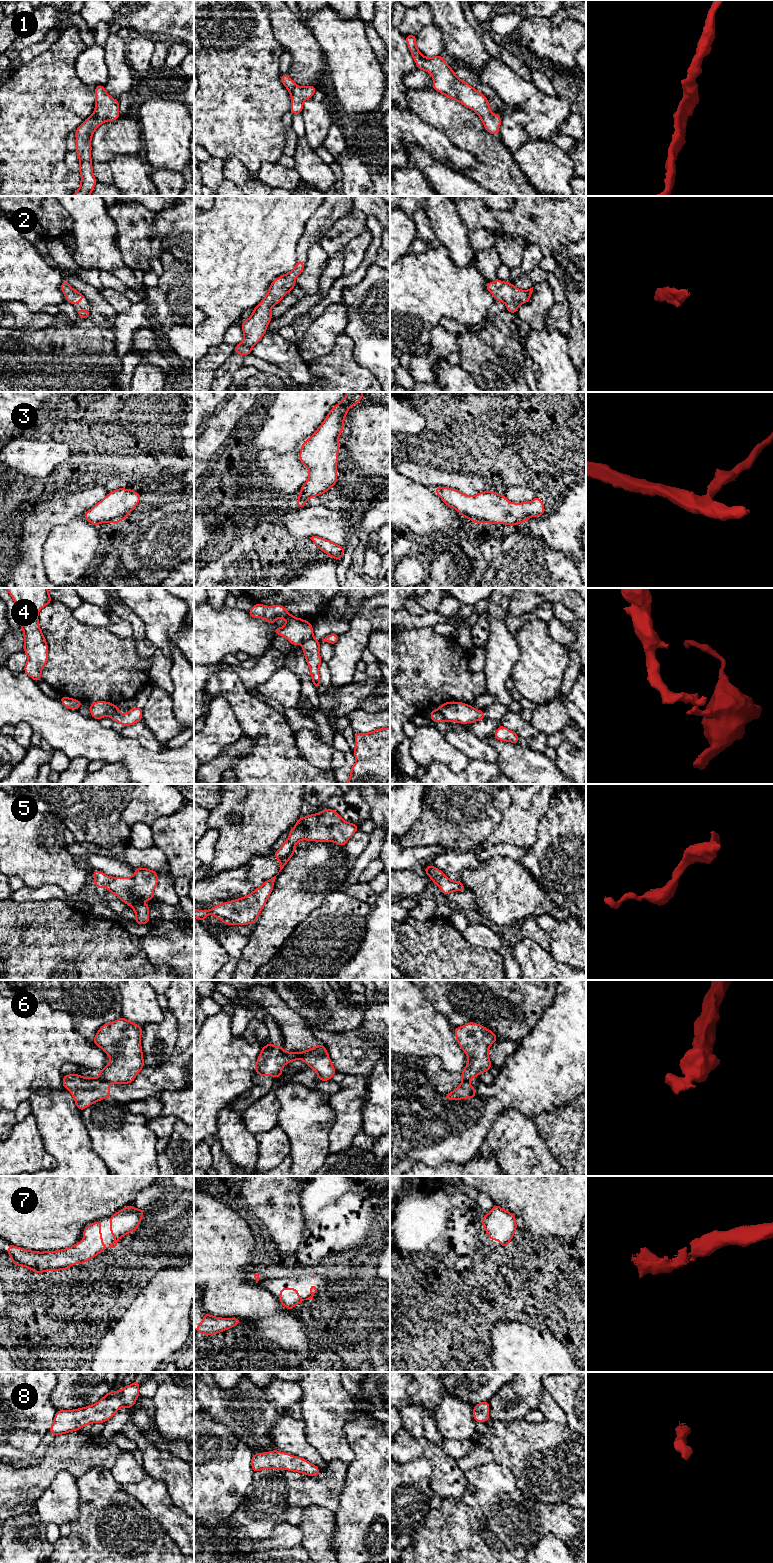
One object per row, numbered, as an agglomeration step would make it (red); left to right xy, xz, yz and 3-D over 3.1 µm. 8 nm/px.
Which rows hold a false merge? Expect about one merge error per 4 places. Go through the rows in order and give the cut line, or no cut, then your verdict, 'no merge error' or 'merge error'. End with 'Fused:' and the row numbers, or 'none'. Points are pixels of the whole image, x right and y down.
1: cut none; no merge error
2: cut none; no merge error
3: cut none; no merge error
4: cut xz (313, 637), (302, 643); merge error
5: cut none; no merge error
6: cut xy (98, 1078), (109, 1082); merge error
7: cut none; no merge error
8: cut none; no merge error
Fused: 4, 6

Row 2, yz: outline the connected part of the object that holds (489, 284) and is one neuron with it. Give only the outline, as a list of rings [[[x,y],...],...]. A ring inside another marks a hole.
[[[497,279],[495,282],[489,282],[486,289],[494,296],[495,301],[501,301],[507,305],[506,311],[514,314],[517,312],[521,304],[530,301],[530,296],[533,292],[533,287],[528,290],[520,290],[511,282],[503,282]]]

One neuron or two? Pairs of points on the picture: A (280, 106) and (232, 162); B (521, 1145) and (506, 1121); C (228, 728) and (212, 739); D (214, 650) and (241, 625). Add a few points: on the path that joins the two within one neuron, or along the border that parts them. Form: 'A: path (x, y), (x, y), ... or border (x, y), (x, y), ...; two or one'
A: border (223, 159), (236, 157), (250, 176); two
B: path (515, 1139), (511, 1127); one
C: path (224, 728), (216, 735); one
D: path (221, 643), (234, 631); one

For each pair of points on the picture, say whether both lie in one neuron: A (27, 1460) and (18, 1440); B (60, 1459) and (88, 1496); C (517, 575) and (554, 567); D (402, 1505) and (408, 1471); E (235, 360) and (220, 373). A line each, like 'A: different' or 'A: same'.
A: different
B: different
C: same
D: same
E: same

